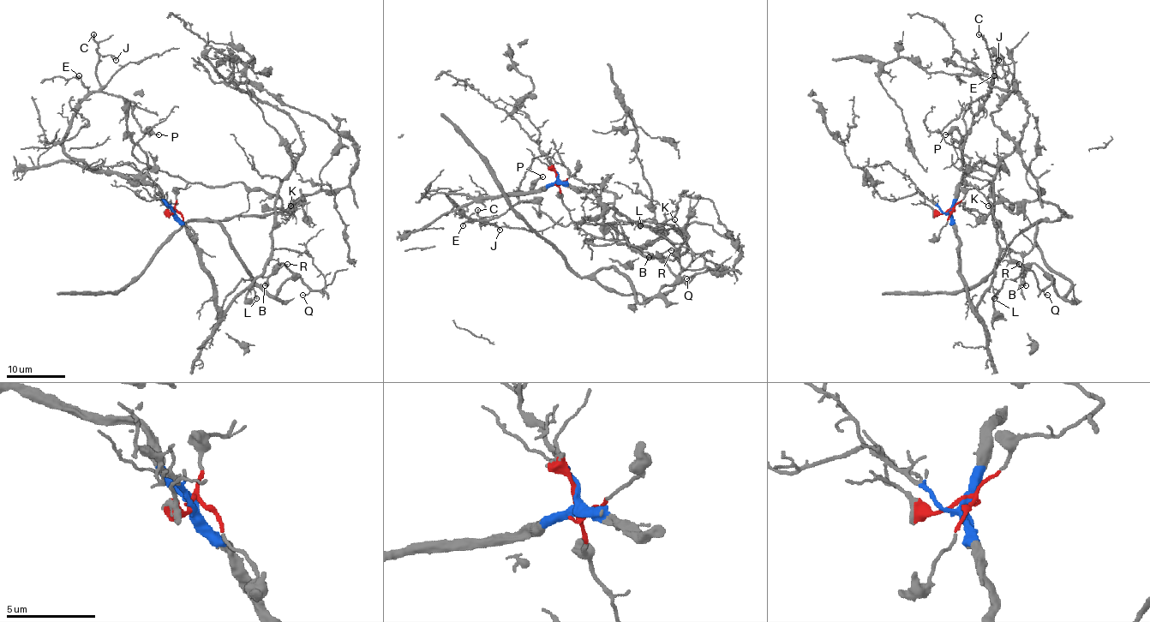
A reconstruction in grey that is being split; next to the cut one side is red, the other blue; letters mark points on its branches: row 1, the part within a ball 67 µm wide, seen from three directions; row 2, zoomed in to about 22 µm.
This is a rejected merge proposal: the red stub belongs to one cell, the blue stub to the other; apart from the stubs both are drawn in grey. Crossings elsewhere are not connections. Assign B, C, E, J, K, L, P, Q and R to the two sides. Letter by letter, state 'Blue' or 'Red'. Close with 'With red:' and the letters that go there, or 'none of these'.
B: Red
C: Blue
E: Blue
J: Blue
K: Red
L: Blue
P: Red
Q: Red
R: Red
With red: B, K, P, Q, R

